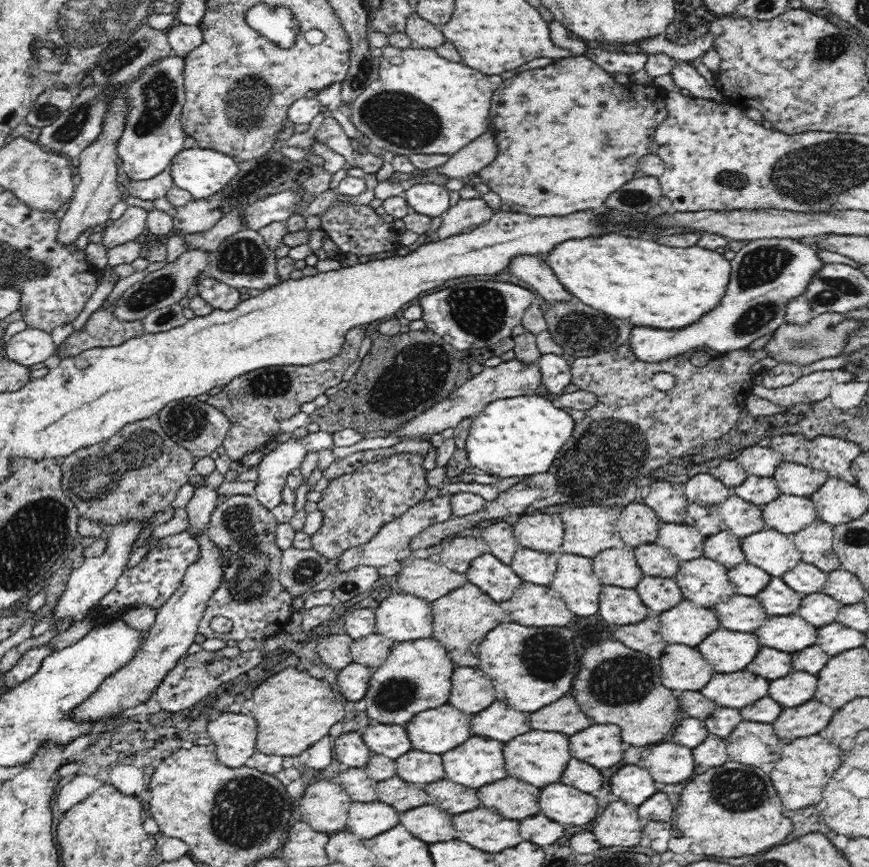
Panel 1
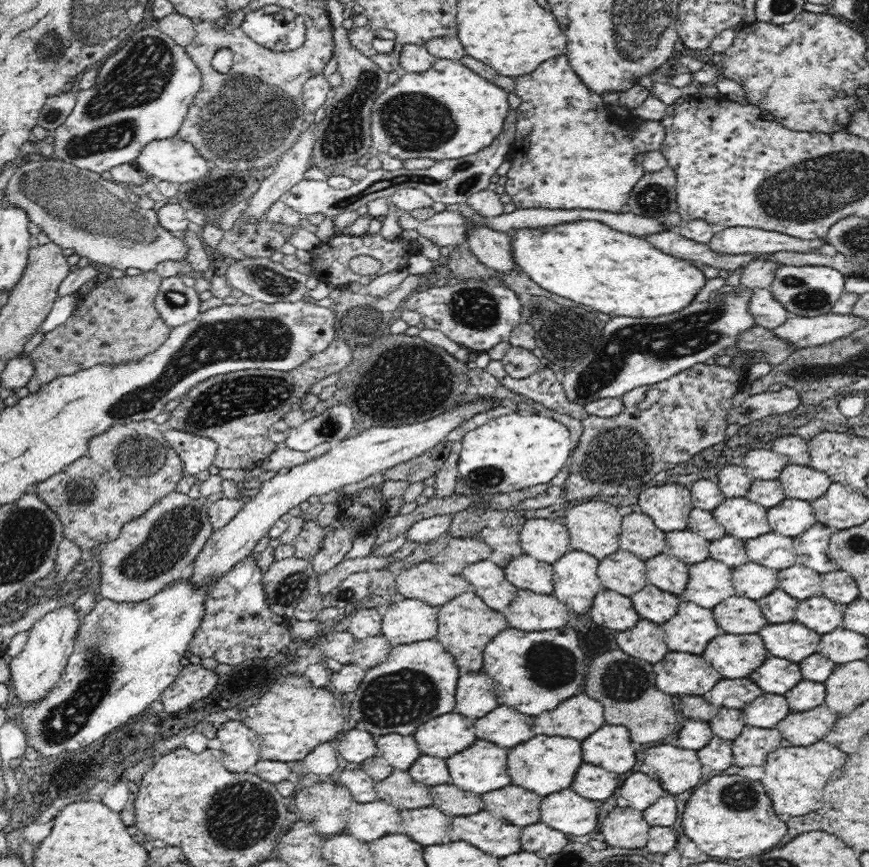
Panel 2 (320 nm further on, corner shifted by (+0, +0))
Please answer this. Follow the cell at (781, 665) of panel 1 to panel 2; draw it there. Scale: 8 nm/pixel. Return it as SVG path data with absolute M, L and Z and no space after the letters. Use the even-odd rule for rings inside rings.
M770 655L749 677L763 692L785 696L802 679L799 663Z

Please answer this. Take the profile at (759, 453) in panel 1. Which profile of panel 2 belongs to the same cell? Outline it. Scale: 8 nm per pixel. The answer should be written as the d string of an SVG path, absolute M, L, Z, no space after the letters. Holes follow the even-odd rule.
M752 449L743 455L740 463L746 468L748 475L756 480L779 480L784 467L790 462L787 458L772 449Z

